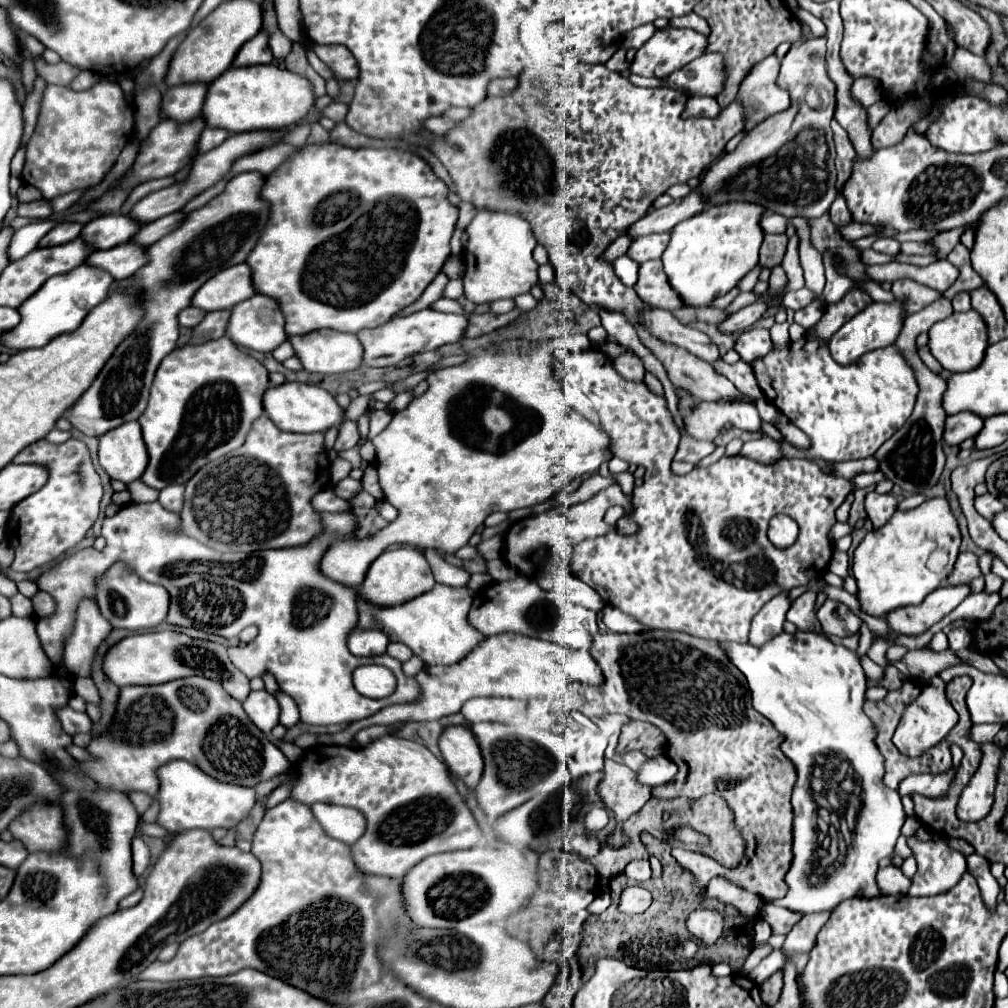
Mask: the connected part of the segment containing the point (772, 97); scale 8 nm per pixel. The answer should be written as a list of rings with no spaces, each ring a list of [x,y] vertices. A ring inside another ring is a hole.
[[[769,56],[763,62],[759,62],[743,80],[737,98],[743,100],[747,110],[745,130],[755,128],[765,118],[783,112],[791,106],[789,92],[775,86],[777,72],[779,72],[779,60],[775,56]]]

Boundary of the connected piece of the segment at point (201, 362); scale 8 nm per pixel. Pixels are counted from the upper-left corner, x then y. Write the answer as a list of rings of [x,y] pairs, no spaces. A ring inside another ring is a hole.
[[[227,336],[205,344],[175,348],[157,368],[147,410],[139,418],[143,440],[149,450],[149,466],[141,480],[157,490],[169,484],[185,484],[207,462],[237,450],[253,422],[263,414],[263,392],[269,388],[269,372],[253,356],[241,352]]]

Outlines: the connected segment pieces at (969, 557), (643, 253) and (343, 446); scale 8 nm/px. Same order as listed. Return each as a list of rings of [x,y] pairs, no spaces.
[[[963,552],[959,554],[959,560],[955,562],[955,568],[951,572],[951,576],[947,578],[949,586],[959,586],[959,584],[969,584],[973,578],[981,576],[979,564],[977,564],[977,556],[971,552]]]
[[[669,232],[665,234],[651,234],[651,236],[641,236],[637,240],[631,242],[627,254],[635,260],[635,262],[645,262],[645,260],[655,260],[655,258],[661,258],[663,250],[667,248],[669,244]]]
[[[345,420],[341,426],[339,426],[339,436],[337,436],[337,442],[335,442],[335,450],[341,452],[341,450],[349,450],[353,446],[357,446],[359,442],[359,428],[357,428],[357,422],[355,420]]]

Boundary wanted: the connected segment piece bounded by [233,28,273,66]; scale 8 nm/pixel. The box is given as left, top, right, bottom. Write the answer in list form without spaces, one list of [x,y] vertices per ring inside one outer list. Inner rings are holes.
[[[263,28],[259,30],[257,36],[253,36],[249,42],[241,46],[237,52],[233,66],[255,66],[255,64],[269,64],[273,60],[271,48],[267,46],[267,32]]]

